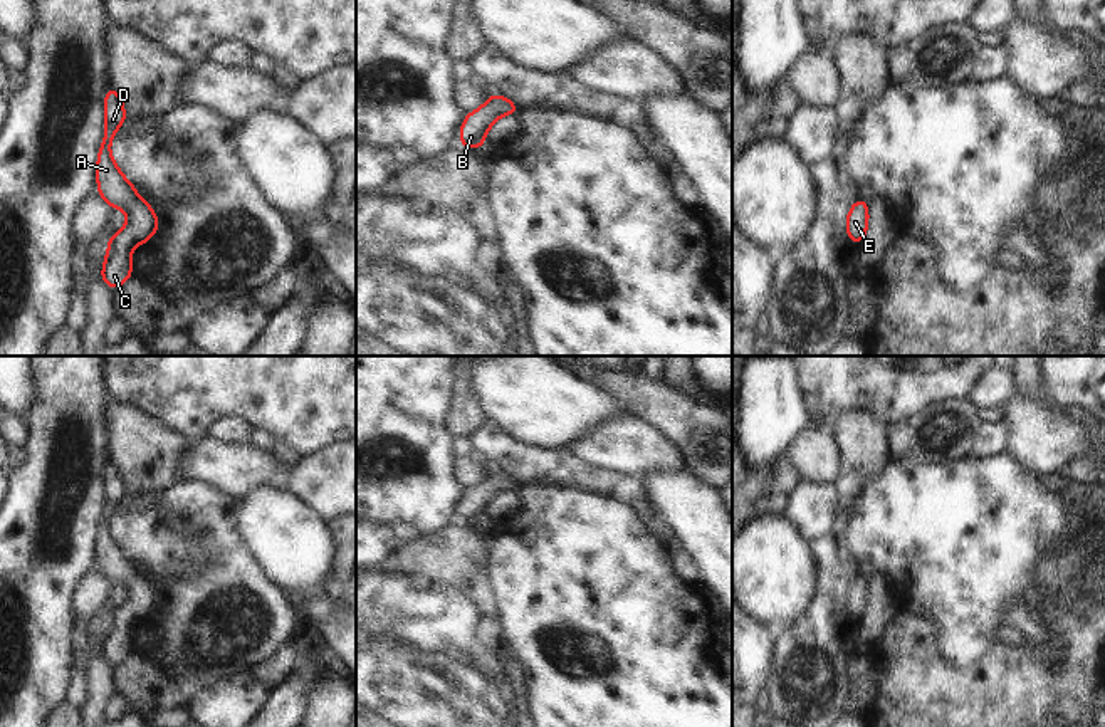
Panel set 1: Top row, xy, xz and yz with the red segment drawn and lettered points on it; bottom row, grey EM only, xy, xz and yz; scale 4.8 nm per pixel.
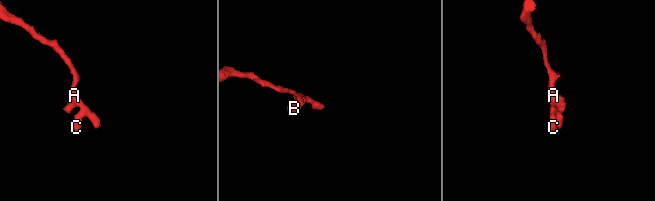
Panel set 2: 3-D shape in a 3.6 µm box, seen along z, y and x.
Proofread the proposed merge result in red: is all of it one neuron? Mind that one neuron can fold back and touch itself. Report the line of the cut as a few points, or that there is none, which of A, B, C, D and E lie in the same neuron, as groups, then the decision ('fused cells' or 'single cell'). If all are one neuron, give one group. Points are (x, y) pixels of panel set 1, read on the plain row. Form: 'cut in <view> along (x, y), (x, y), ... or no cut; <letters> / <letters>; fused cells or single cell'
no cut; A B C D E; single cell

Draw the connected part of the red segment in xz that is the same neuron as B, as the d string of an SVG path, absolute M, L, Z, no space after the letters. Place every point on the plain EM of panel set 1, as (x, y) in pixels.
M490 470L489 477L467 490L460 504L460 522L484 524L489 504L504 490L519 489L521 482L511 479L500 470Z

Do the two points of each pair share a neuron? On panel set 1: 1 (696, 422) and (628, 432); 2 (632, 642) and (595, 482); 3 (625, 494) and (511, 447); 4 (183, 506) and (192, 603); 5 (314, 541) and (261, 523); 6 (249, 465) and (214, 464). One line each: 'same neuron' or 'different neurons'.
1: different neurons
2: different neurons
3: same neuron
4: same neuron
5: same neuron
6: same neuron

